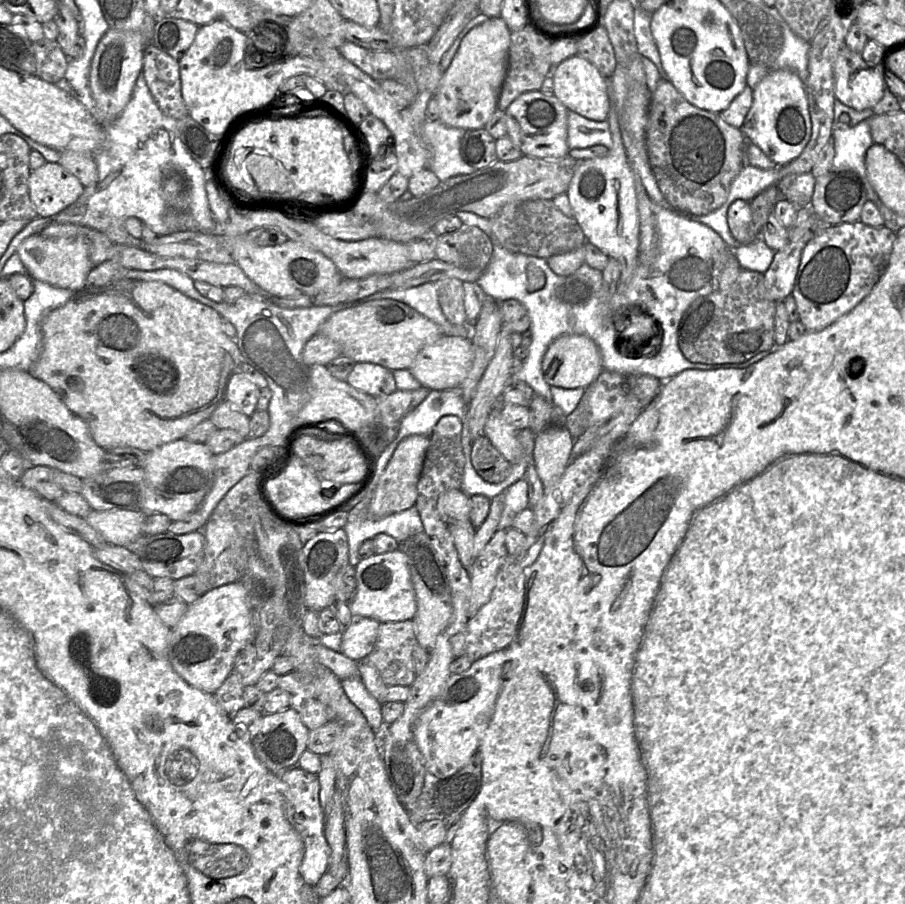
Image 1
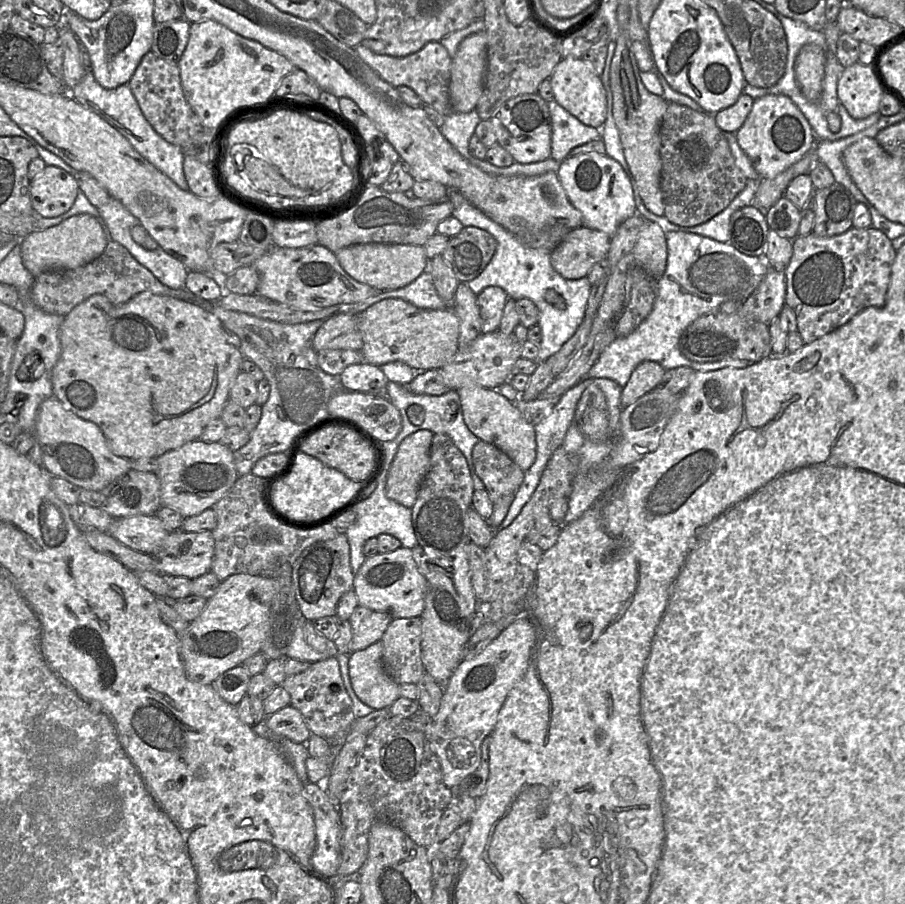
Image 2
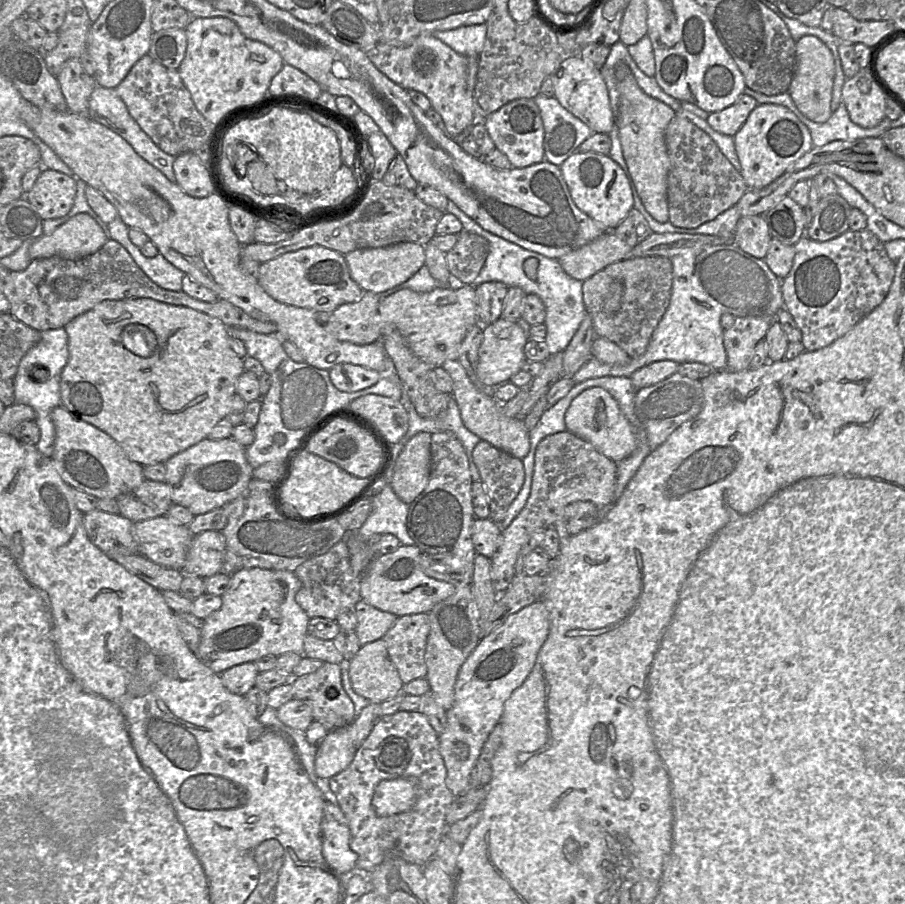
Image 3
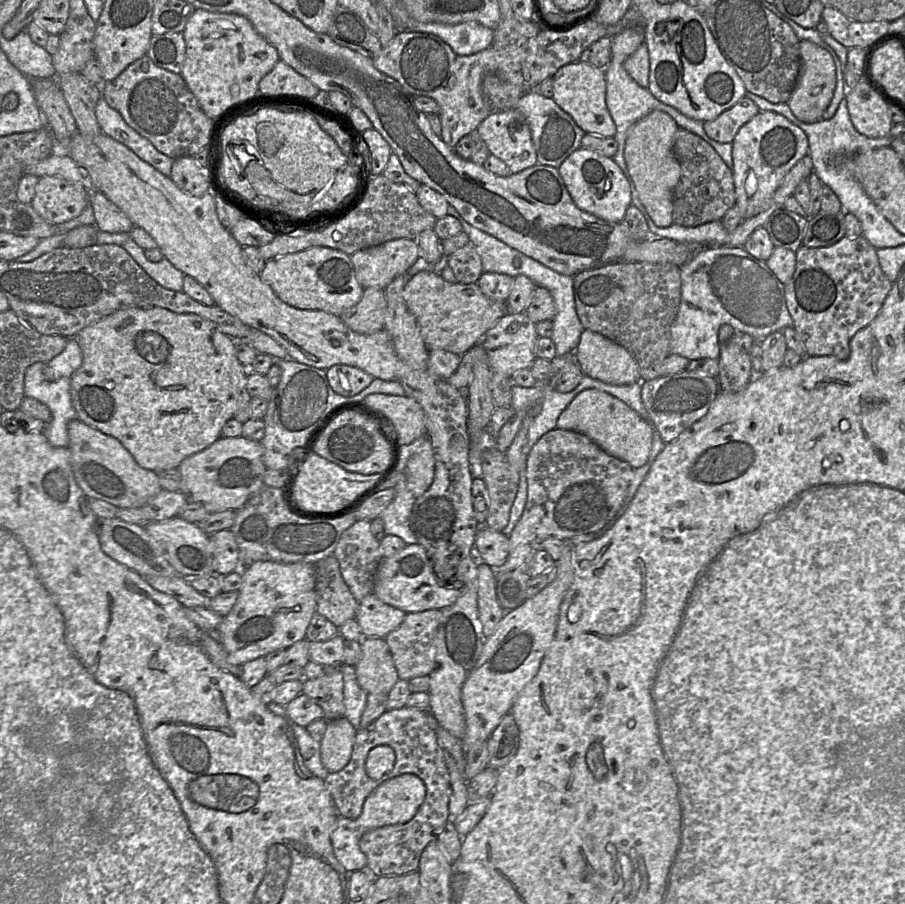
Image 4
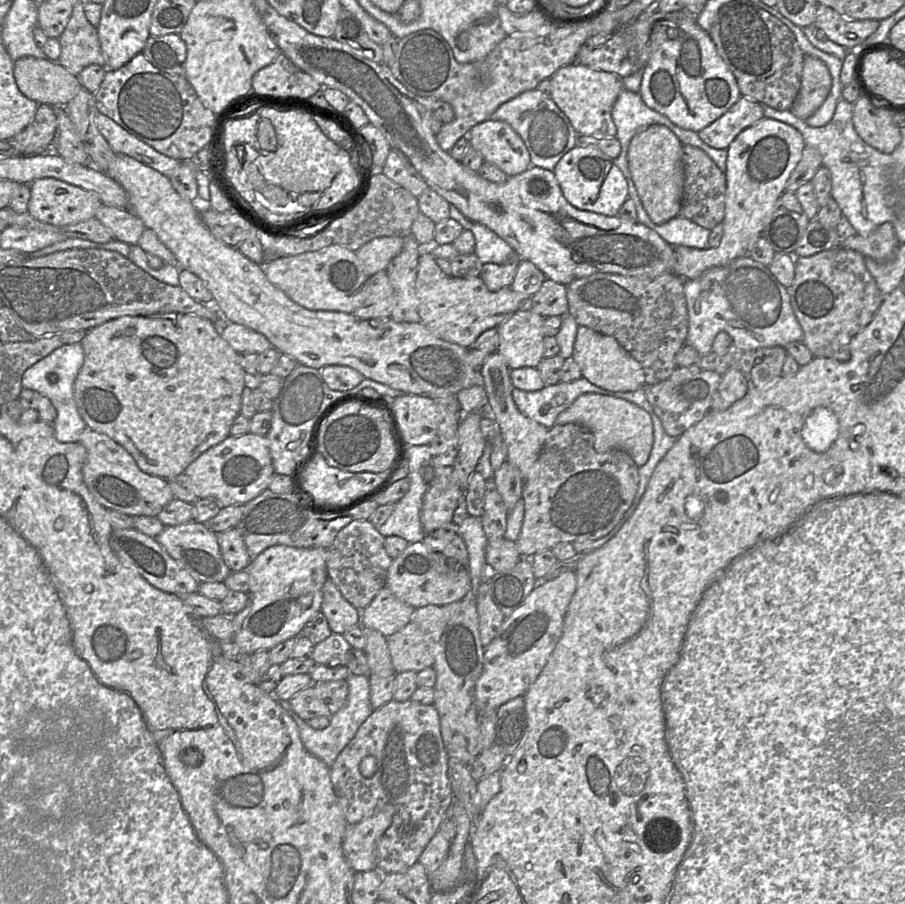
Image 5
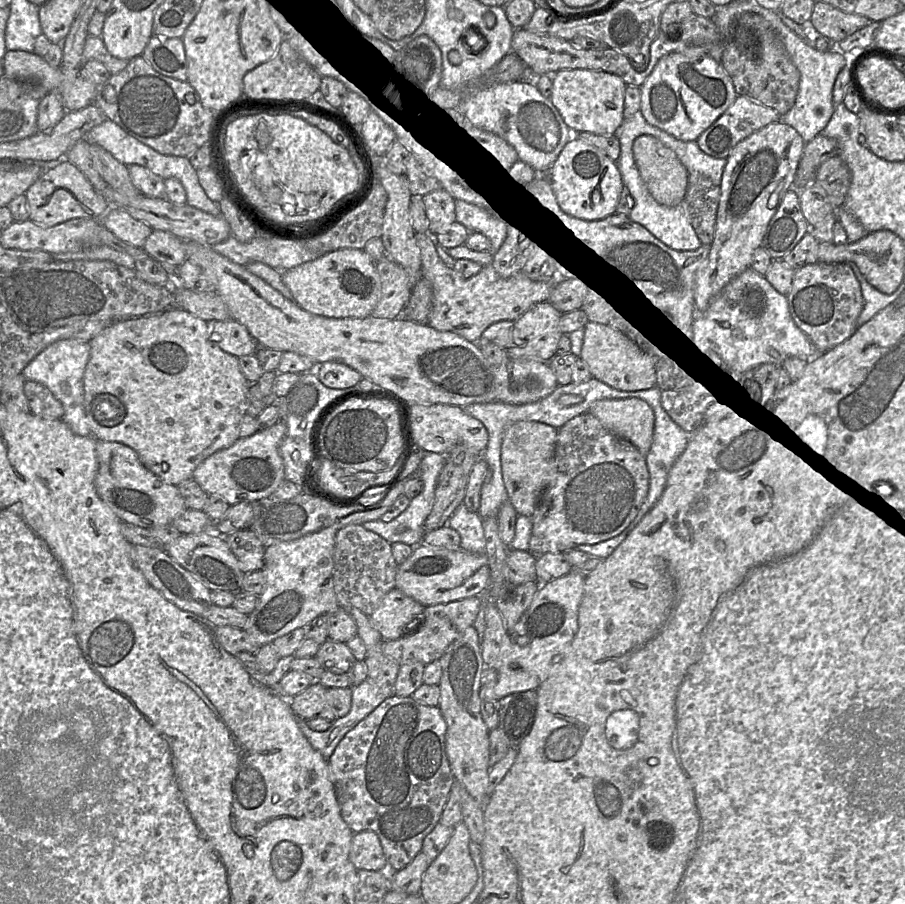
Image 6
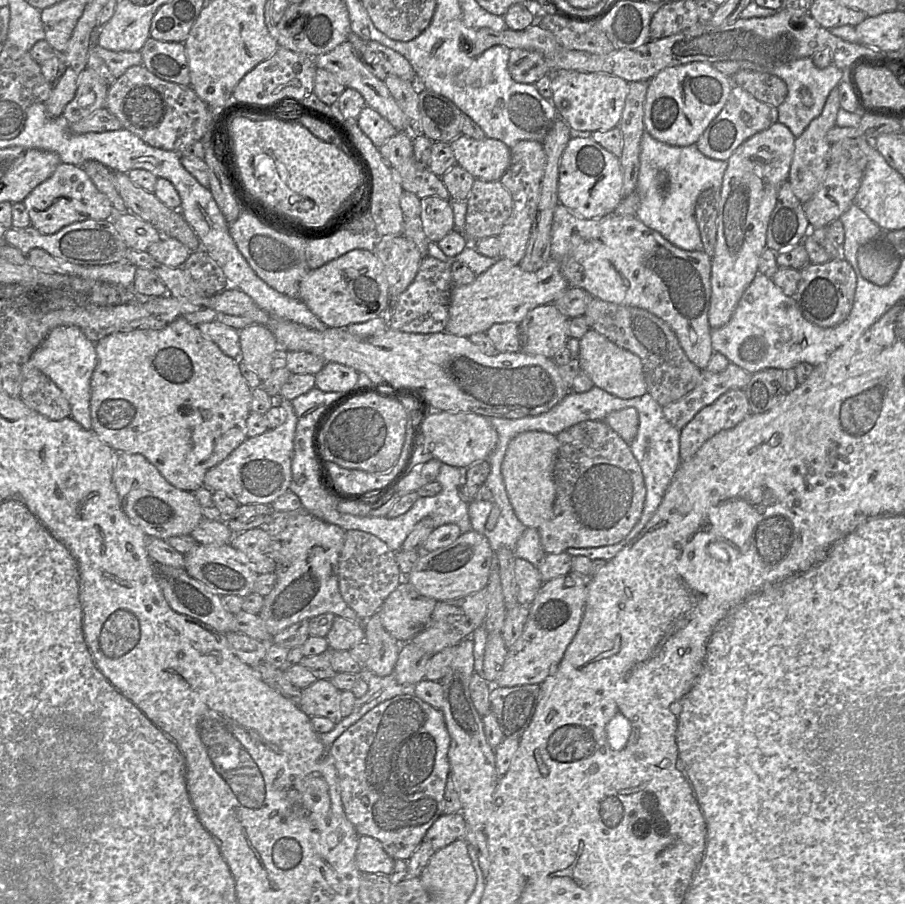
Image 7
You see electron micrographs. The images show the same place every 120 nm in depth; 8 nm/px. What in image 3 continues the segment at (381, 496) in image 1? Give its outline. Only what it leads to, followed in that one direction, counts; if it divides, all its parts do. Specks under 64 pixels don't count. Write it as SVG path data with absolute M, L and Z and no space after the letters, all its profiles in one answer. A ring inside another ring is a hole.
M419 432L398 455L391 487L397 497L411 504L425 489L431 471L431 434Z

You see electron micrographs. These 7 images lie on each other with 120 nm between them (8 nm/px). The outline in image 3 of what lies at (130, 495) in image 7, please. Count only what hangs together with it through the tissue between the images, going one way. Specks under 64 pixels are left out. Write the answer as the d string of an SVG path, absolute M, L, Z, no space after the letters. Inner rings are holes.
M63 406L51 411L55 429L52 460L61 478L72 488L98 499L116 499L138 488L145 480L143 466L131 461L121 446L94 425L75 418Z

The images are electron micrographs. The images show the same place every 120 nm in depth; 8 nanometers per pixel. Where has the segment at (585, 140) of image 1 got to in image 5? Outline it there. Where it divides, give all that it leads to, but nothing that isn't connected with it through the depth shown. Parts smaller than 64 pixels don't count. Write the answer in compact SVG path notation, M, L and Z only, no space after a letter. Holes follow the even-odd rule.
M533 89L525 91L500 105L490 119L508 123L521 137L530 155L531 166L553 171L559 160L577 145L577 132L568 117L550 95Z

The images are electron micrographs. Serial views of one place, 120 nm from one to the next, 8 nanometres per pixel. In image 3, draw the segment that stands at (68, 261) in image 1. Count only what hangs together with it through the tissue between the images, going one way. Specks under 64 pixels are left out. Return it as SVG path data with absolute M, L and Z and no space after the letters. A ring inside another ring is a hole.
M79 213L50 235L34 240L29 249L33 259L61 257L78 260L98 251L107 241L107 232L87 213Z

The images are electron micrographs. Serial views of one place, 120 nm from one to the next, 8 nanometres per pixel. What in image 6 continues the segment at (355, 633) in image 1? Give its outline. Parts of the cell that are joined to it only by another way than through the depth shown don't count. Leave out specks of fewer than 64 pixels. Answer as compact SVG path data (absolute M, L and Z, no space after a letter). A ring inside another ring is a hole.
M394 587L369 616L384 641L396 640L418 627L425 606Z

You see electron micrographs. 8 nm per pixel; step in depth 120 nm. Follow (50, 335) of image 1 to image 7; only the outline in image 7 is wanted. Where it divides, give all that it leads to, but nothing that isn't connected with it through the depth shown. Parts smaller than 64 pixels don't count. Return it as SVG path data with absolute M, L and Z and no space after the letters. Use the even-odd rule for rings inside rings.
M179 318L159 330L133 330L110 334L98 341L95 349L97 364L91 378L90 399L92 430L116 452L143 455L174 487L189 492L205 487L204 477L206 472L226 459L248 438L246 421L251 413L252 389L240 372L238 359L233 359L224 354L212 340L200 332L197 326L191 325L184 318Z

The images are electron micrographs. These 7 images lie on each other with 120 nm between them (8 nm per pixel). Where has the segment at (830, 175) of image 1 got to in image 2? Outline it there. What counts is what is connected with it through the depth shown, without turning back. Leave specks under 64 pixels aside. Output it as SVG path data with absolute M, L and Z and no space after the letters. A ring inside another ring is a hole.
M834 182L827 188L817 189L814 200L816 208L813 234L832 237L853 226L852 219L858 201L845 186Z

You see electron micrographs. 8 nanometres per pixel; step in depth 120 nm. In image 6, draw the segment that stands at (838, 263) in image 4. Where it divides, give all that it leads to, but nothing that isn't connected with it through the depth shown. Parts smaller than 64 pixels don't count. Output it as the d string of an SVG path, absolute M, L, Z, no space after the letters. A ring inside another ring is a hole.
M816 262L795 270L792 289L787 295L791 316L796 325L808 336L817 349L824 353L851 337L858 326L858 317L864 299L852 267L847 263Z

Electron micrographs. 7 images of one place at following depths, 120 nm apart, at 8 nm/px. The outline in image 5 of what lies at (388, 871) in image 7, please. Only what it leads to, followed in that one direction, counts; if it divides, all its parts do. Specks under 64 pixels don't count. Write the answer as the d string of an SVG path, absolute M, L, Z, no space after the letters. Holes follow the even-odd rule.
M385 805L372 816L348 825L342 841L345 859L355 872L378 870L376 846L389 828L395 814L393 805Z

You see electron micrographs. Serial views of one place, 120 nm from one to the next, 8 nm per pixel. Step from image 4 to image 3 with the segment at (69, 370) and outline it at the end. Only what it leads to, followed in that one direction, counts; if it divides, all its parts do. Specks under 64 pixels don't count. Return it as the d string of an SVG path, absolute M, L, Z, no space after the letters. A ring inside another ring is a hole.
M65 327L42 331L39 342L21 359L14 380L15 403L29 405L36 412L35 421L40 429L40 439L36 448L46 457L53 455L55 429L51 411L57 406L62 406L60 380L68 359L68 334ZM33 375L38 379L34 379Z

